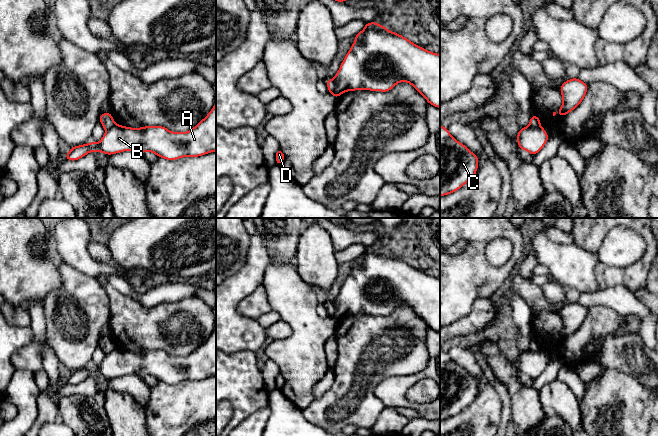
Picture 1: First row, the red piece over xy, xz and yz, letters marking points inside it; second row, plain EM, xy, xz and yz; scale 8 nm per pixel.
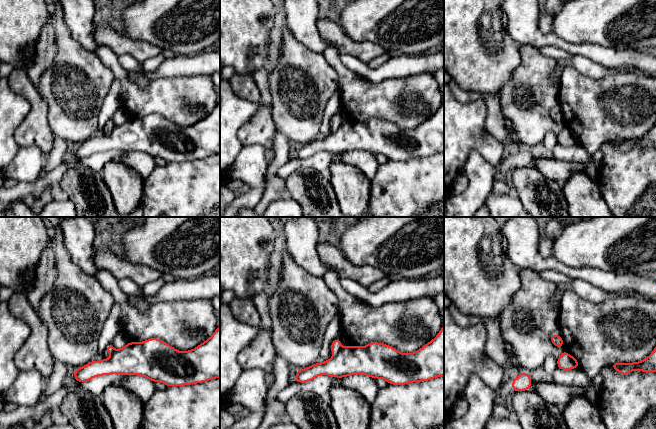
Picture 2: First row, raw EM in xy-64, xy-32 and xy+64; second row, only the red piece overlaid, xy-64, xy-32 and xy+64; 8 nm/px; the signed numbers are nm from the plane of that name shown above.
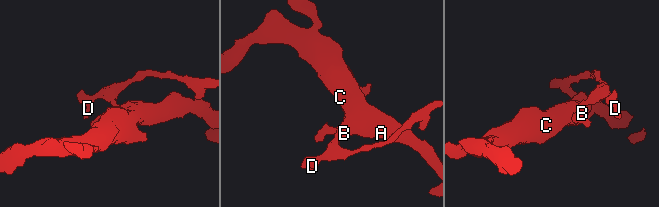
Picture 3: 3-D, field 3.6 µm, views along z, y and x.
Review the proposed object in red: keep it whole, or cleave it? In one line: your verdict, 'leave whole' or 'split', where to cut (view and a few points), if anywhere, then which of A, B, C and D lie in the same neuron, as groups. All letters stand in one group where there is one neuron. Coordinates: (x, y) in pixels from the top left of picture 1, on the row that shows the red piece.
split | xz (334, 83), (334, 89), (331, 92) | A B C / D

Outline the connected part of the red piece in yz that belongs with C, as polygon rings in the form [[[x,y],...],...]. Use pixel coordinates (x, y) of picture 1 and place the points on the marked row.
[[[440,125],[440,196],[459,190],[478,169],[478,156]]]

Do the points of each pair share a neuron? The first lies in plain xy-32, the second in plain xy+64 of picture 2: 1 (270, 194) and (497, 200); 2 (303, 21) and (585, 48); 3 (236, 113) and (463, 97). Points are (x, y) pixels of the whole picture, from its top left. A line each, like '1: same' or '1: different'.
1: different
2: same
3: different

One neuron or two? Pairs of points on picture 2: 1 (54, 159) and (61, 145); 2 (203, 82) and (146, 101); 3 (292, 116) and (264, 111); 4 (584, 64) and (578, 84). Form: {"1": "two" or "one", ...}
{"1": "one", "2": "one", "3": "two", "4": "two"}

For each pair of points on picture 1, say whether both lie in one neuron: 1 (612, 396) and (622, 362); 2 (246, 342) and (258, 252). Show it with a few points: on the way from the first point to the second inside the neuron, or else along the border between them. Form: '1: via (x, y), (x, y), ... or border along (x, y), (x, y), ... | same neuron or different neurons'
1: border along (603, 366), (630, 374), (640, 382) | different neurons
2: via (231, 320), (231, 295), (251, 274) | same neuron

